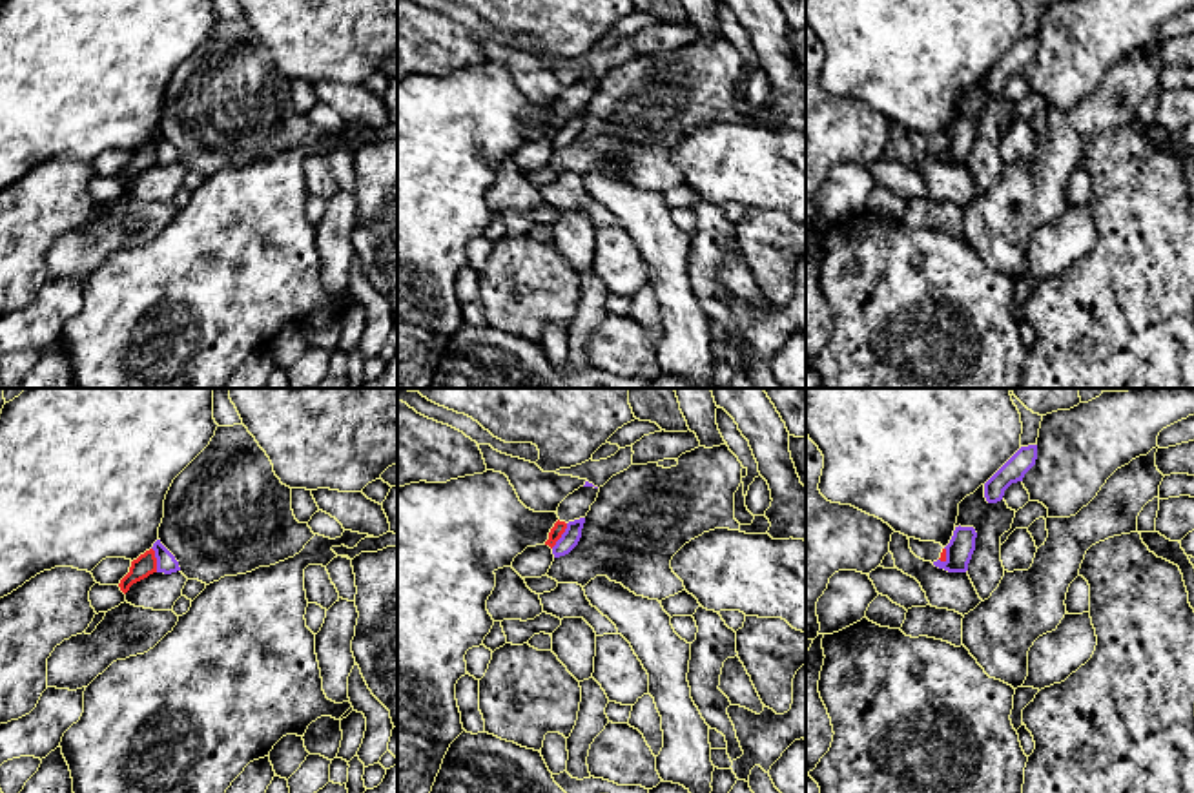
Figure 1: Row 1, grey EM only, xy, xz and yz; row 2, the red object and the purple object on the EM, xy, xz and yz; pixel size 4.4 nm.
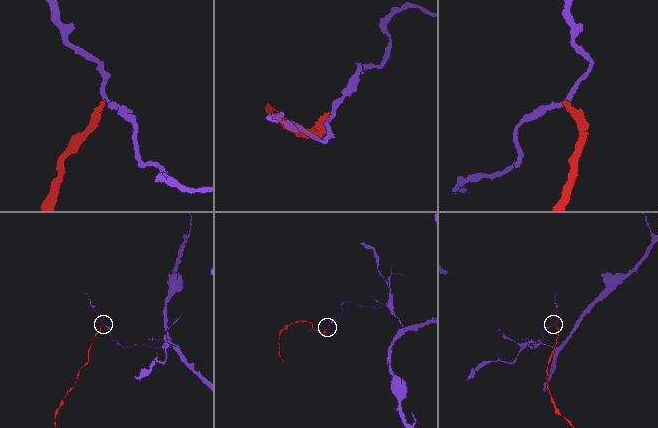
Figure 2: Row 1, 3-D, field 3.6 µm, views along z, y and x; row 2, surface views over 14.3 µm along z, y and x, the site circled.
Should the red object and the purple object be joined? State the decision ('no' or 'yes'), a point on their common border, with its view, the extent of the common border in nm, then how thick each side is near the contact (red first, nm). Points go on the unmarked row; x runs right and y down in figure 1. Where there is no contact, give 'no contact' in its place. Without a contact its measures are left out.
no; contact xz (560, 128); length 130 nm; calibres 60 and 80 nm

